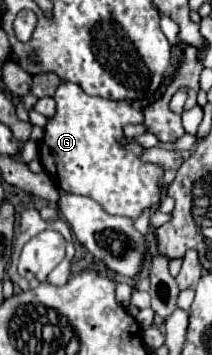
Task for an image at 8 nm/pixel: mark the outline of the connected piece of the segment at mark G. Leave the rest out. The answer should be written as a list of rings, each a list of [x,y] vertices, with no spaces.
[[[62,82],[54,94],[56,100],[56,114],[48,120],[44,138],[38,142],[40,146],[40,162],[46,168],[46,172],[52,176],[58,188],[82,194],[92,200],[96,200],[108,214],[112,216],[128,216],[136,218],[144,208],[154,209],[160,203],[163,189],[156,186],[156,182],[162,178],[164,170],[156,164],[144,164],[140,162],[142,146],[136,142],[130,142],[124,150],[120,150],[118,140],[122,136],[124,124],[140,124],[142,112],[126,100],[104,100],[100,96],[88,96],[78,84]]]

